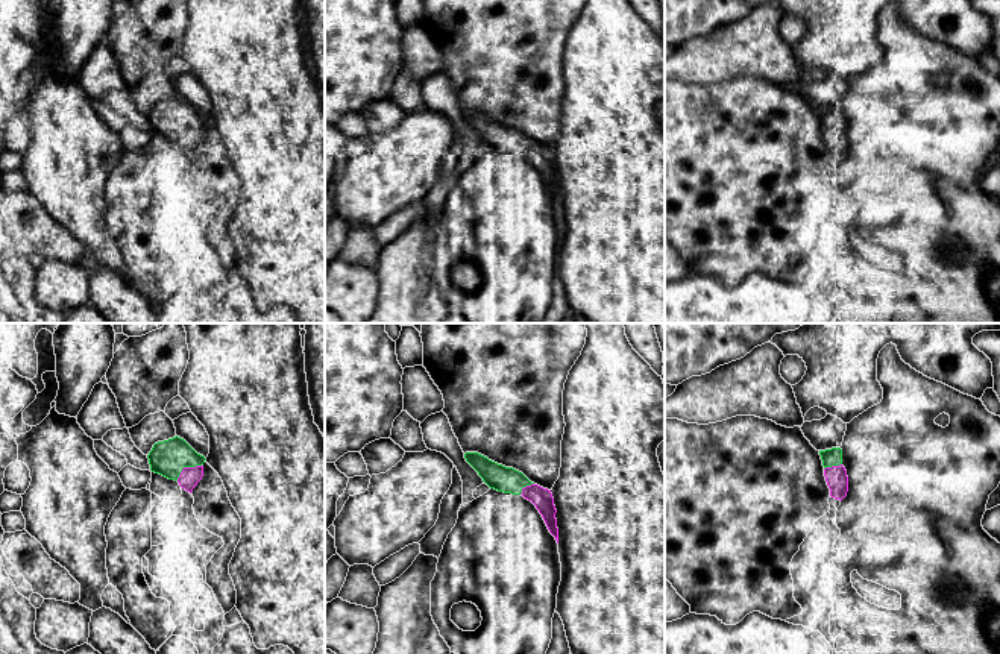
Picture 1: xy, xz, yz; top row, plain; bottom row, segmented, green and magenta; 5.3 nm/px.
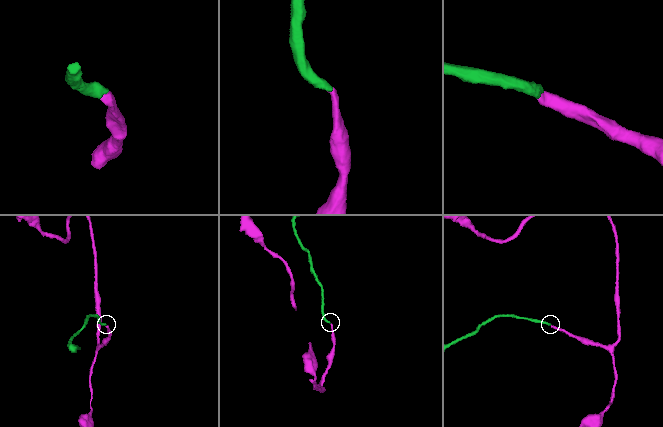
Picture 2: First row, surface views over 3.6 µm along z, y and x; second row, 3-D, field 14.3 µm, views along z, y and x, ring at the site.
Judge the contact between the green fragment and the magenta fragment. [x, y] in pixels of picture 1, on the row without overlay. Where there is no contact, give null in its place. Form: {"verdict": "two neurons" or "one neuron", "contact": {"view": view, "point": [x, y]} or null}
{"verdict": "one neuron", "contact": {"view": "xy", "point": [185, 126]}}

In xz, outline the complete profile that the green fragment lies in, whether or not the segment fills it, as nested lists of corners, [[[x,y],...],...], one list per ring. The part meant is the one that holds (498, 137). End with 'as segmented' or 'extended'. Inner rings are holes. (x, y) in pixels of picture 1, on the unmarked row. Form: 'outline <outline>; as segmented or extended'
outline [[[466,112],[464,118],[490,149],[522,155],[531,161],[558,203],[557,170],[551,150],[531,143],[522,132],[498,124],[478,112]]]; extended

